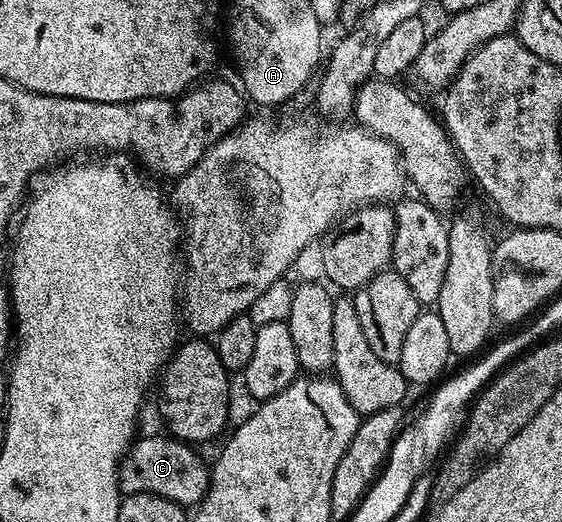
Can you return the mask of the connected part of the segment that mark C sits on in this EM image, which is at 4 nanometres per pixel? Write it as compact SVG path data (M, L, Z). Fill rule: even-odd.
M170 434L147 436L136 439L127 450L127 455L119 461L119 491L133 494L157 494L169 498L169 502L184 506L198 505L211 486L211 470L208 461L198 456L192 445L176 440Z

